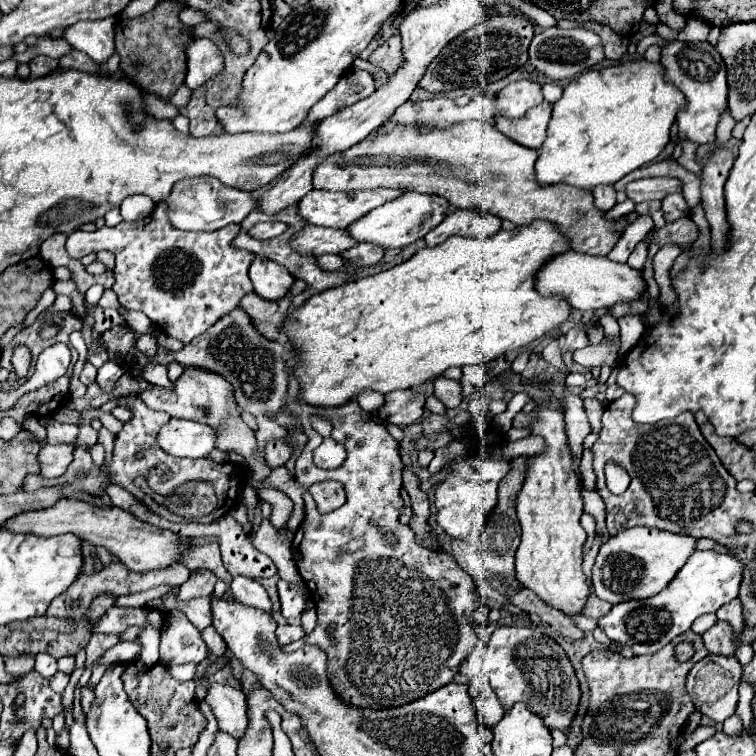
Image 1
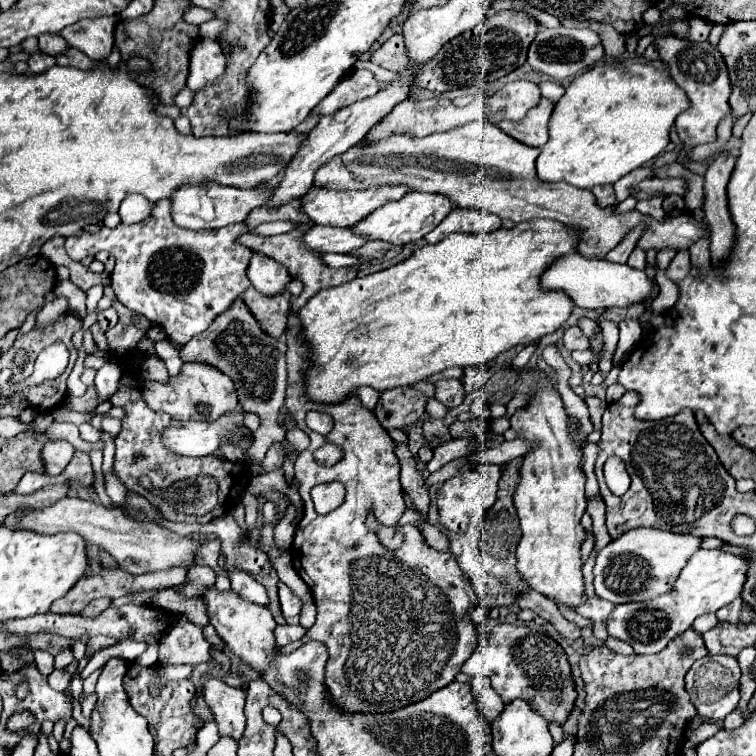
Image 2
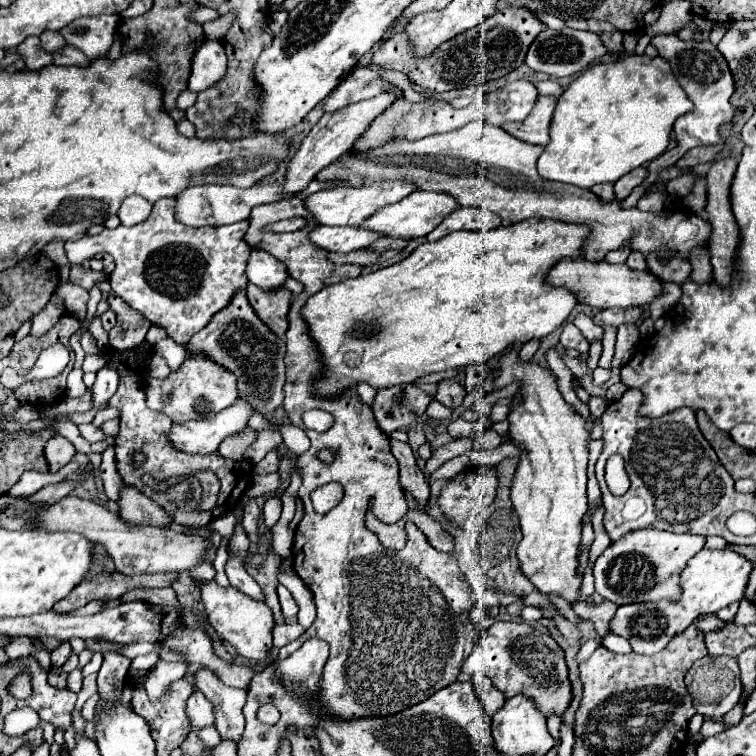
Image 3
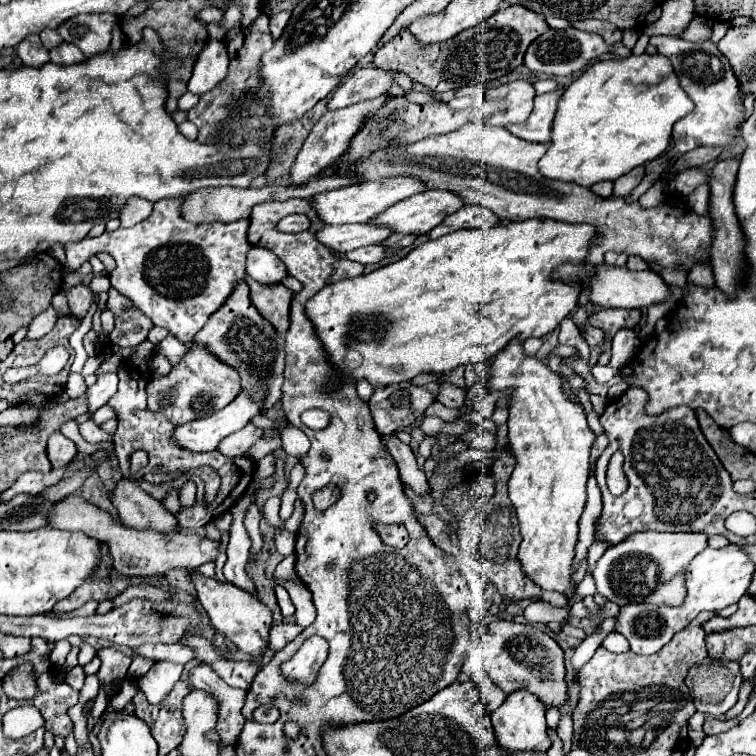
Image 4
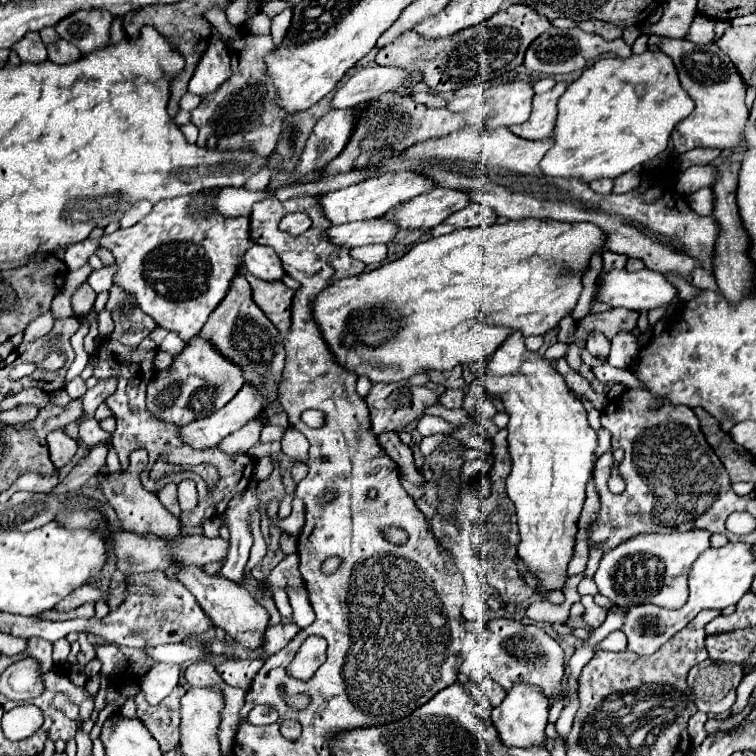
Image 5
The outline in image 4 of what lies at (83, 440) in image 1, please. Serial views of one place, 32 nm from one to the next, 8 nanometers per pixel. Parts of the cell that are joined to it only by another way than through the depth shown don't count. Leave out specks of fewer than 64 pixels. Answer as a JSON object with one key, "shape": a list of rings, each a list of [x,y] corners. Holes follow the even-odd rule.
{"shape":[[[92,418],[80,424],[80,434],[82,434],[82,438],[84,438],[86,442],[90,442],[90,444],[100,444],[100,442],[110,440],[110,434],[106,434]]]}

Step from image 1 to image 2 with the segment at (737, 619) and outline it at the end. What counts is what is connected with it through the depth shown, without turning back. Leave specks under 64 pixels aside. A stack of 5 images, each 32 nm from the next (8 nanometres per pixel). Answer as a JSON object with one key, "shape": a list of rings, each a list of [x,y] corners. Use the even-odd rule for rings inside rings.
{"shape":[[[734,600],[732,604],[720,608],[720,612],[716,612],[718,620],[724,620],[724,622],[732,622],[732,624],[738,624],[738,612],[740,612],[740,606],[742,606],[742,600]]]}

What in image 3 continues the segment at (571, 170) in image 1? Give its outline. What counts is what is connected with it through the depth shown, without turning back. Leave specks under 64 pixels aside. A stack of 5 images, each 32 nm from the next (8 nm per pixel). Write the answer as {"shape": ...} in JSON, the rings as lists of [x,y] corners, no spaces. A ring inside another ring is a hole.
{"shape":[[[626,56],[614,62],[598,62],[584,70],[558,98],[558,106],[550,124],[550,142],[538,158],[538,174],[546,180],[568,182],[580,188],[592,188],[600,182],[616,182],[630,170],[658,158],[666,152],[672,124],[678,116],[692,110],[692,102],[680,88],[668,60],[662,56],[650,58]]]}

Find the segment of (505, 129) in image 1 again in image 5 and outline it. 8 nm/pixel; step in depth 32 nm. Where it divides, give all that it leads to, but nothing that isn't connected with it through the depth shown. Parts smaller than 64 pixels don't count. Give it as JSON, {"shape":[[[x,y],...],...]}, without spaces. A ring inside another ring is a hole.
{"shape":[[[556,82],[556,86],[544,94],[536,94],[532,100],[532,114],[524,124],[510,126],[510,130],[526,140],[544,140],[550,138],[556,128],[556,104],[566,90],[566,82]]]}

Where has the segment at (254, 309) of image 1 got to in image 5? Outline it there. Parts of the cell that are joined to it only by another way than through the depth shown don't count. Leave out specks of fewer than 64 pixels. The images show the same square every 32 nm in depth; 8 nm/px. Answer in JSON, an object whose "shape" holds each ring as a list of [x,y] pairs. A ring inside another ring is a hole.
{"shape":[[[246,276],[252,286],[252,298],[262,308],[262,312],[268,316],[268,320],[286,334],[290,328],[290,310],[292,310],[292,296],[294,290],[284,286],[284,282],[274,280],[256,280],[254,276]]]}

